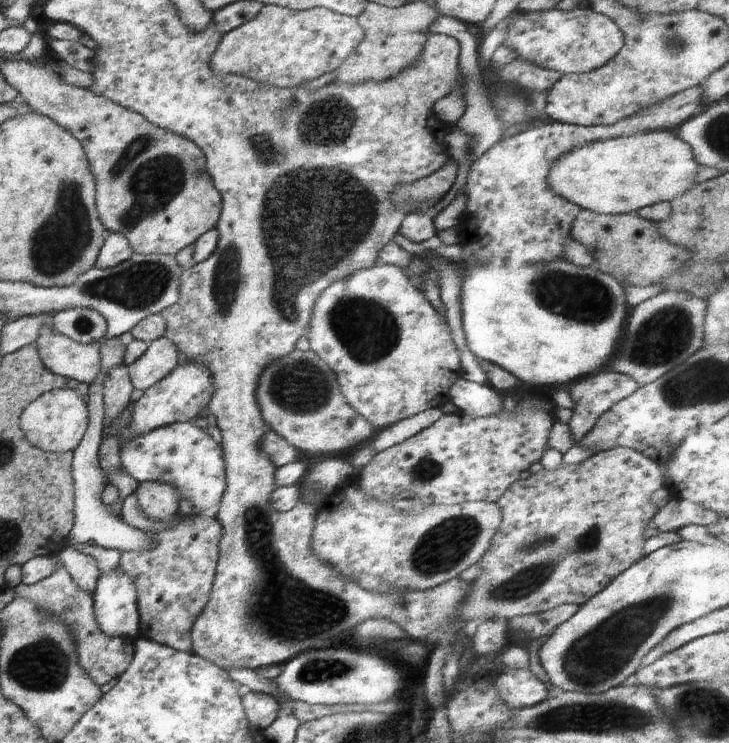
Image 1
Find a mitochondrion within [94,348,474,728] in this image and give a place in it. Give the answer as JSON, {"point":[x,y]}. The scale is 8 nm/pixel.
{"point":[278,606]}

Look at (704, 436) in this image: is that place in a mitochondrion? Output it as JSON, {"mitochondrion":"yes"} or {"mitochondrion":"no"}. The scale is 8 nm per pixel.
{"mitochondrion":"no"}

